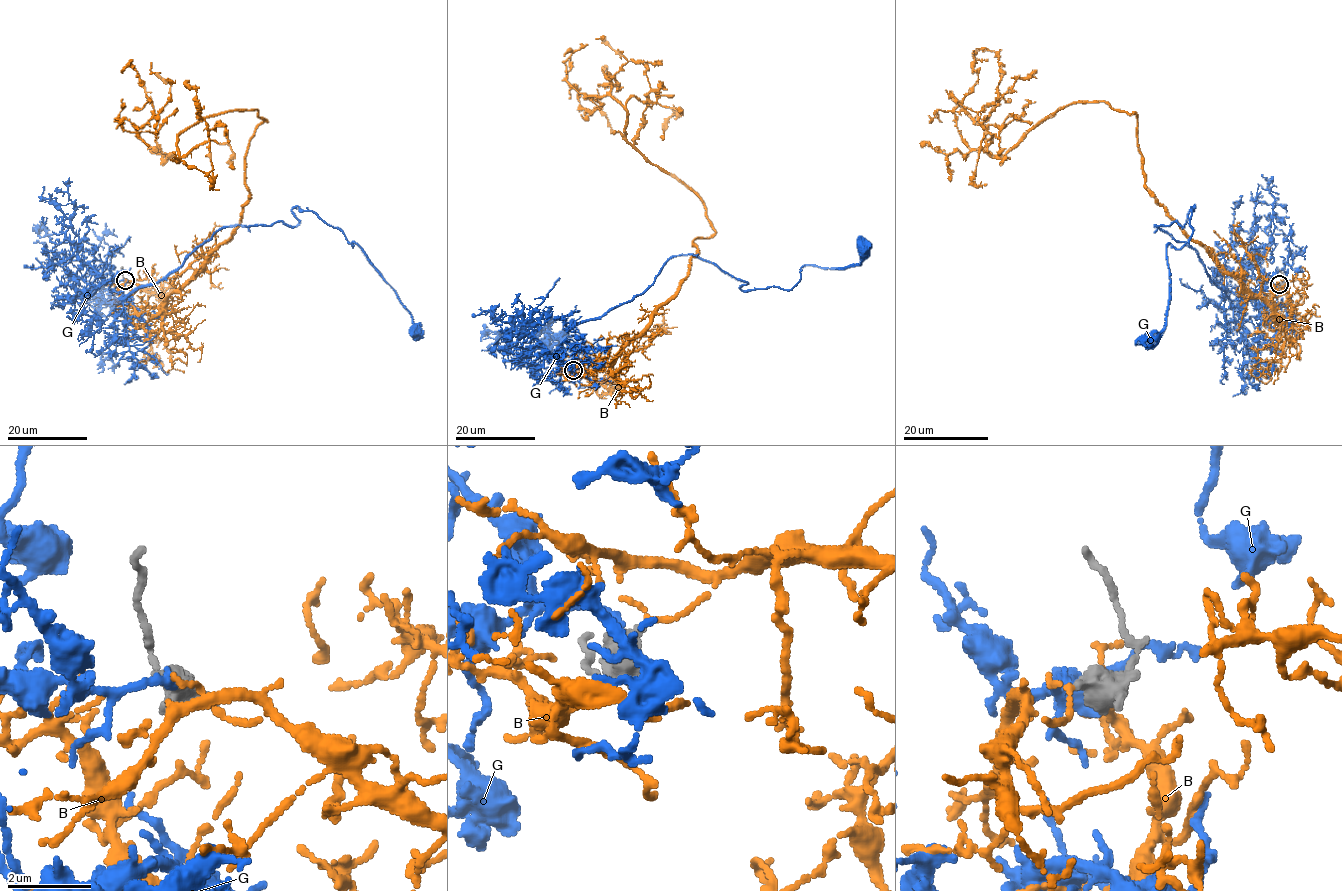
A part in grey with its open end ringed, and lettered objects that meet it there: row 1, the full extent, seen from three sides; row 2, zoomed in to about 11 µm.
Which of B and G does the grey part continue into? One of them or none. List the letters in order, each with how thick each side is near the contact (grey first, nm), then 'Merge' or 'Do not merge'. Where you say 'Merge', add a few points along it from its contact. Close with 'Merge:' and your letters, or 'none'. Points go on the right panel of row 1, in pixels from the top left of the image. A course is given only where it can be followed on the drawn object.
B: Thickness 360 nm (grey) against 160 nm. Do not merge
G: Thickness 360 nm (grey) against 190 nm. Merge. Its course: (1278, 284), (1248, 276), (1235, 306), (1155, 225), (1193, 205), (1149, 339)
Merge: G

